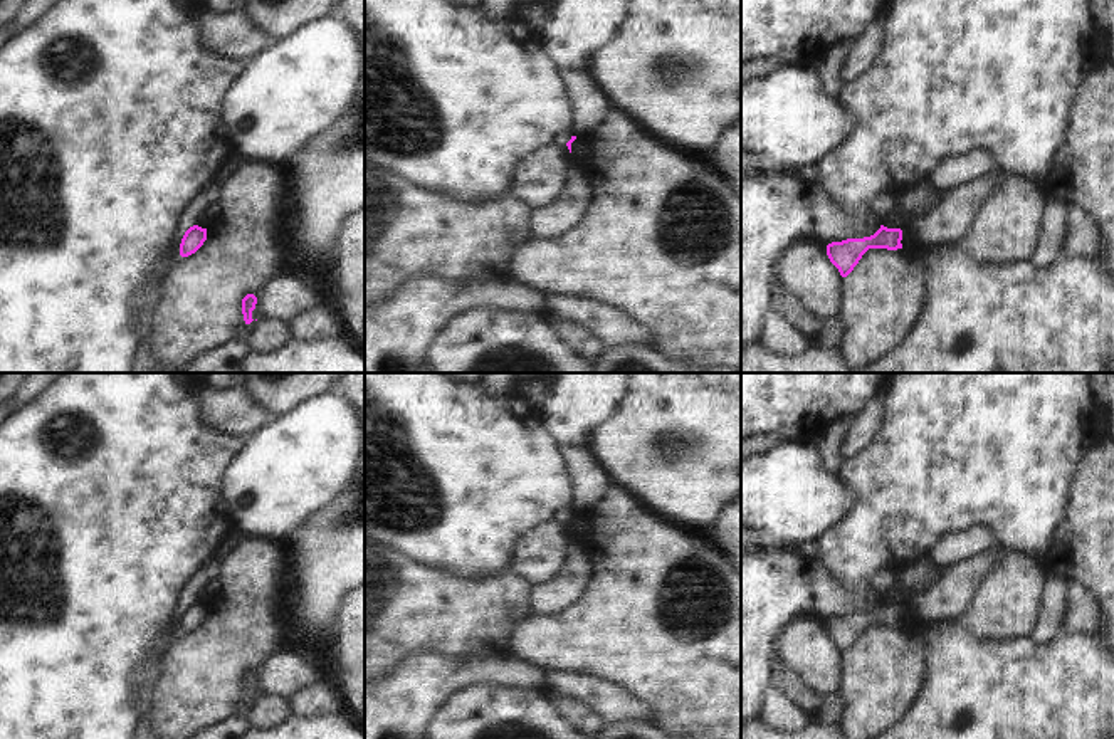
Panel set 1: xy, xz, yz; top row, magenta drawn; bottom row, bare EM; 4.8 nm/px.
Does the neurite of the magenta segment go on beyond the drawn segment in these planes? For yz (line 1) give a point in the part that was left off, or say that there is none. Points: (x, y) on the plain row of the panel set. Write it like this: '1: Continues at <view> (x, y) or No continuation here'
1: No continuation here

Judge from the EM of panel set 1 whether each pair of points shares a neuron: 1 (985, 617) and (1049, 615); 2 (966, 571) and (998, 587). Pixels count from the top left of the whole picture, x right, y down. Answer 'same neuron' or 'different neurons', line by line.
1: different neurons
2: different neurons

